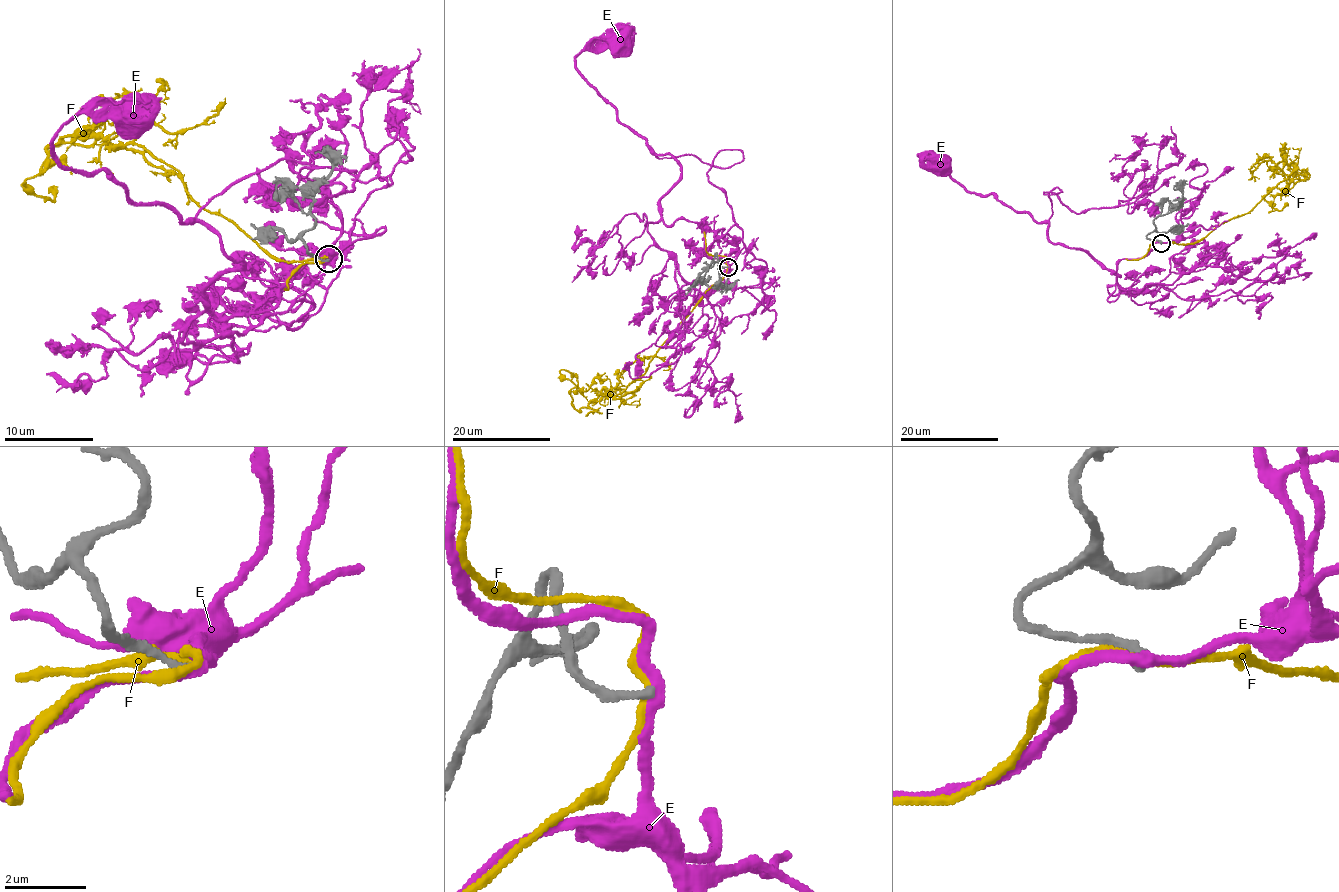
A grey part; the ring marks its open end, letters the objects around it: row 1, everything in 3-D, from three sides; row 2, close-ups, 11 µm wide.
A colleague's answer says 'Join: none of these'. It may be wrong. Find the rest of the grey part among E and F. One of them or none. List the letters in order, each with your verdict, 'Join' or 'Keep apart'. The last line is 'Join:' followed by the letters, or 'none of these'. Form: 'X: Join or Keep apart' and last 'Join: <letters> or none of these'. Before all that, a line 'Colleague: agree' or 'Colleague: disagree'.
Colleague: disagree
E: Join
F: Keep apart
Join: E

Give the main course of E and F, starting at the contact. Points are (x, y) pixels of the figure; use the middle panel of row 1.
E: (729, 267), (706, 255), (700, 223), (667, 225), (660, 199), (681, 166), (576, 67), (582, 51), (621, 47)
F: (727, 267), (647, 369), (619, 394), (588, 401), (577, 388), (570, 391), (586, 391), (604, 372)

